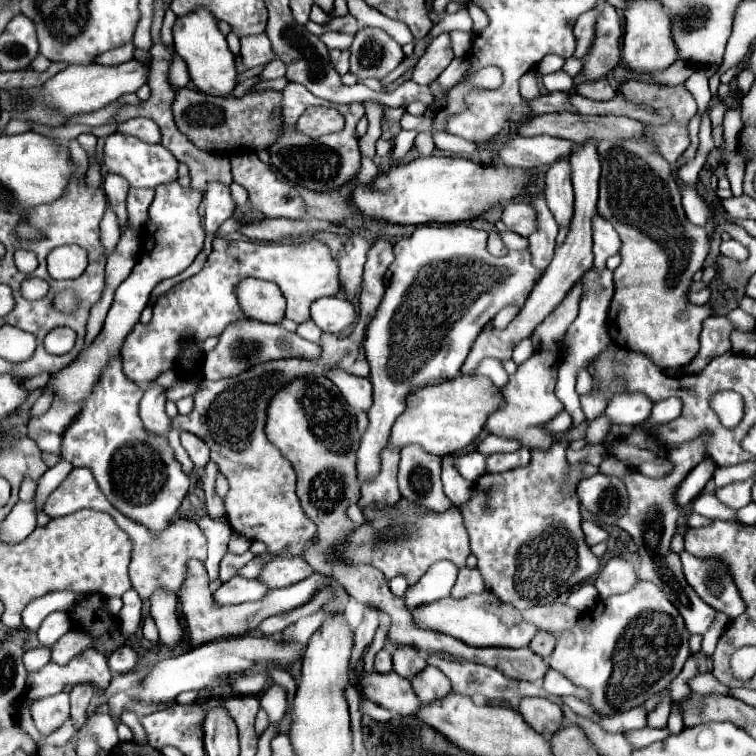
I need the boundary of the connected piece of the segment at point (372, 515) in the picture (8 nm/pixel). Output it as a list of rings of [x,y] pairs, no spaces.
[[[402,498],[392,508],[374,506],[366,508],[364,514],[368,522],[364,526],[358,526],[354,534],[350,534],[340,554],[352,564],[370,564],[382,570],[388,580],[398,574],[404,574],[408,582],[414,584],[434,562],[452,560],[460,564],[466,562],[470,554],[468,532],[464,528],[460,510],[454,506],[444,512],[430,512]]]

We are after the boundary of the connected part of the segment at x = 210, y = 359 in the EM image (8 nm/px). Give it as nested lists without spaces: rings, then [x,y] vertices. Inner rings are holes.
[[[246,318],[238,324],[228,326],[220,336],[218,346],[214,350],[206,352],[206,358],[202,364],[202,374],[206,380],[222,380],[222,378],[238,376],[240,372],[244,372],[248,358],[252,358],[254,362],[266,362],[266,360],[278,360],[278,358],[306,358],[306,360],[318,362],[320,356],[322,356],[322,352],[320,352],[318,344],[308,342],[308,340],[300,338],[298,334],[288,332],[282,326],[272,326],[272,324],[264,324],[264,322]]]

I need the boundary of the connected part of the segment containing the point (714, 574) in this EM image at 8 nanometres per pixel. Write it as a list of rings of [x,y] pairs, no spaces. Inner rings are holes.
[[[682,552],[680,558],[688,584],[708,606],[716,612],[724,612],[728,618],[744,612],[744,602],[722,562],[704,562],[686,552]]]

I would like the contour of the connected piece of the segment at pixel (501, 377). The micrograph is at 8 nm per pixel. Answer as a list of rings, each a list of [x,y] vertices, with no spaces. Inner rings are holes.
[[[482,360],[478,364],[478,370],[474,370],[472,376],[486,376],[486,378],[492,380],[492,384],[496,388],[500,388],[502,384],[506,384],[506,380],[508,380],[508,374],[504,372],[502,362],[498,362],[498,360],[486,360],[486,362]]]

